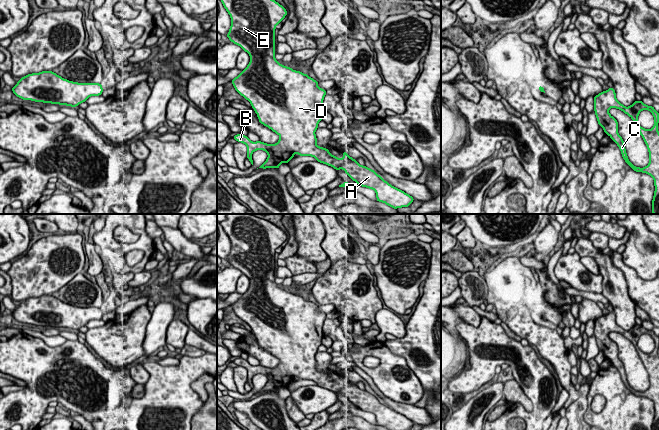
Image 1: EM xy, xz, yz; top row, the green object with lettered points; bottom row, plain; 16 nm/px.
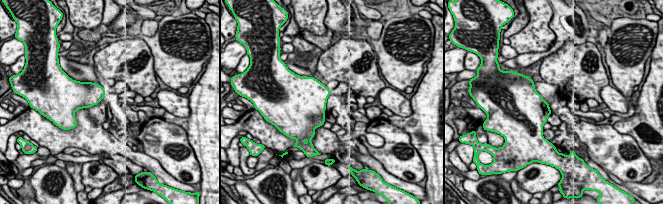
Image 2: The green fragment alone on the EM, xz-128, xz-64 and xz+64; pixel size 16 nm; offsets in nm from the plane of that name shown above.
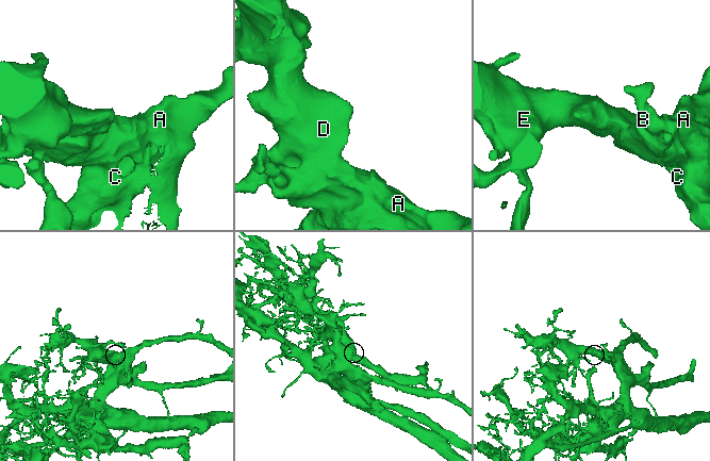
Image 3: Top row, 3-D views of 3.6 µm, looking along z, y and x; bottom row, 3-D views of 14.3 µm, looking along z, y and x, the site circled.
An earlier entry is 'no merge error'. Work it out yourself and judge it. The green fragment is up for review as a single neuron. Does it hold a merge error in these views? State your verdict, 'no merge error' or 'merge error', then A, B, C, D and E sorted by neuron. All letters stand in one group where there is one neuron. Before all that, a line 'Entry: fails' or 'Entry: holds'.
Entry: holds
no merge error; groups A B C D E

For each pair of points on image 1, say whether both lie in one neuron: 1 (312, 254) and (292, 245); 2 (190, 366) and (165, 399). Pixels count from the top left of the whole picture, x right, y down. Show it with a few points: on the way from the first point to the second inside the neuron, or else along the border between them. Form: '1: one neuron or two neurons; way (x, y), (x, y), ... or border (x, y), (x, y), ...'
1: two neurons; border (292, 224), (297, 250), (292, 255), (284, 258)
2: one neuron; way (183, 374), (168, 391)

